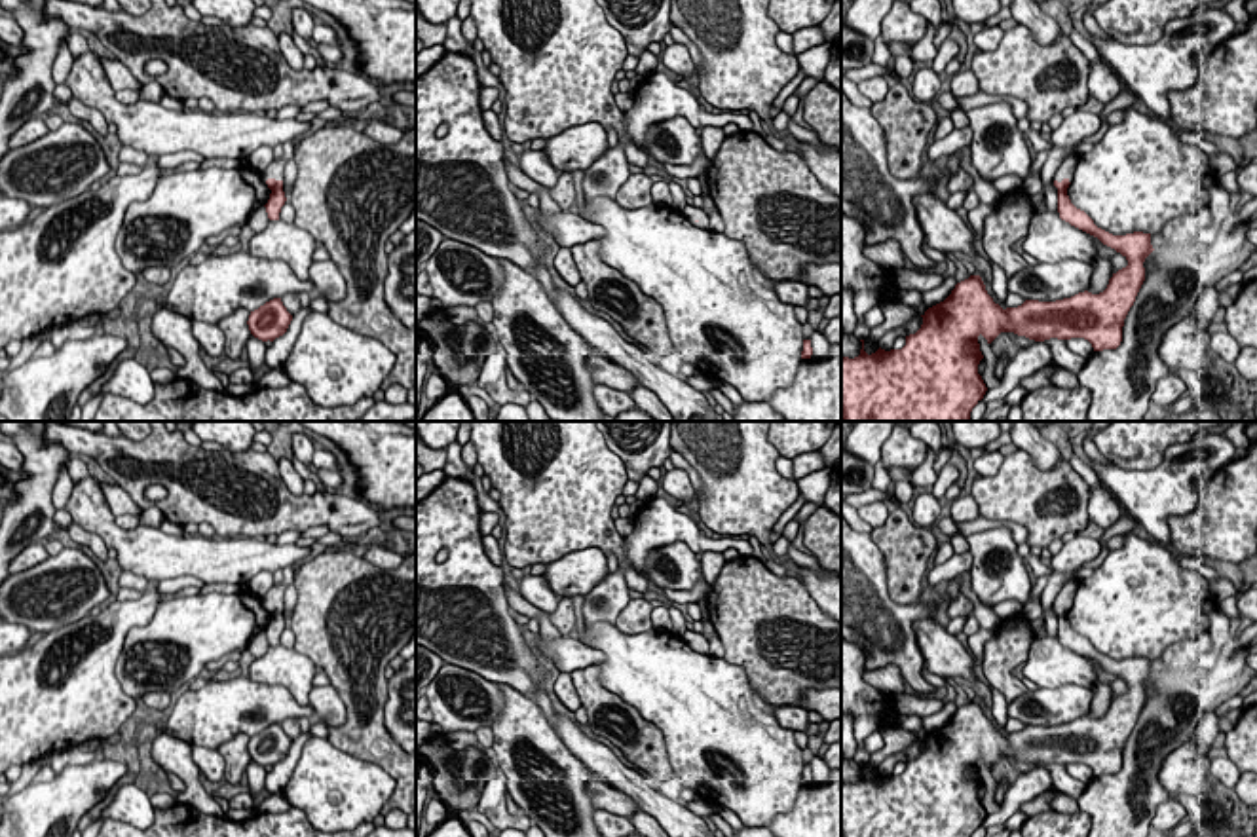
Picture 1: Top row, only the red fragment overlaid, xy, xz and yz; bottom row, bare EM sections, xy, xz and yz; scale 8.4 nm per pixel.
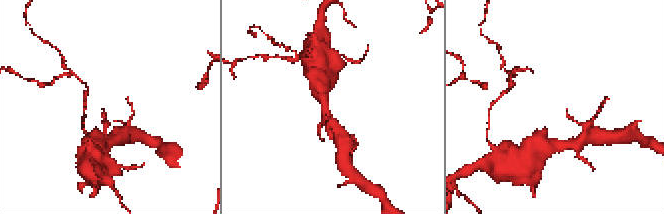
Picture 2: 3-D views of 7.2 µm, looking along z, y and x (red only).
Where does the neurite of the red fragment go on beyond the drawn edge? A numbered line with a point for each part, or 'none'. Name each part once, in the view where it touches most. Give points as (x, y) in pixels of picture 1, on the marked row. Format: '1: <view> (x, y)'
1: yz (1066, 169)

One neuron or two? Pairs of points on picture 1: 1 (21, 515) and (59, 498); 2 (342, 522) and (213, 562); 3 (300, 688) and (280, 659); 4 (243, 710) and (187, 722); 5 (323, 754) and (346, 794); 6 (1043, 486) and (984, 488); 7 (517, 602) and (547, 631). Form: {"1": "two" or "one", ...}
{"1": "two", "2": "two", "3": "one", "4": "one", "5": "one", "6": "one", "7": "one"}

